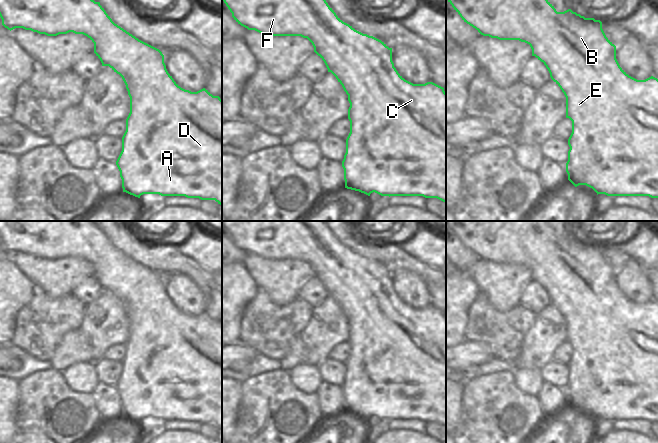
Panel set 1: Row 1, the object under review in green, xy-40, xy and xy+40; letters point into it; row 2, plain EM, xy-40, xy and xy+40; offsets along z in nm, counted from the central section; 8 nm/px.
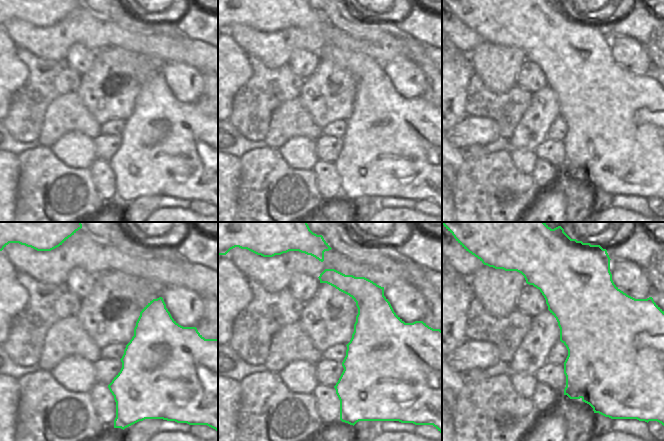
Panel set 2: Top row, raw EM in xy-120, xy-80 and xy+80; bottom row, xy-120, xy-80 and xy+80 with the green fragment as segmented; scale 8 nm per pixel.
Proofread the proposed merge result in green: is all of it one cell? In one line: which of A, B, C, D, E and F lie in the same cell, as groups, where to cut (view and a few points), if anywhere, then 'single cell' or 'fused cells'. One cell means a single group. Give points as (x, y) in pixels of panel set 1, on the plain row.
groups A B C D E F; cut none; single cell

